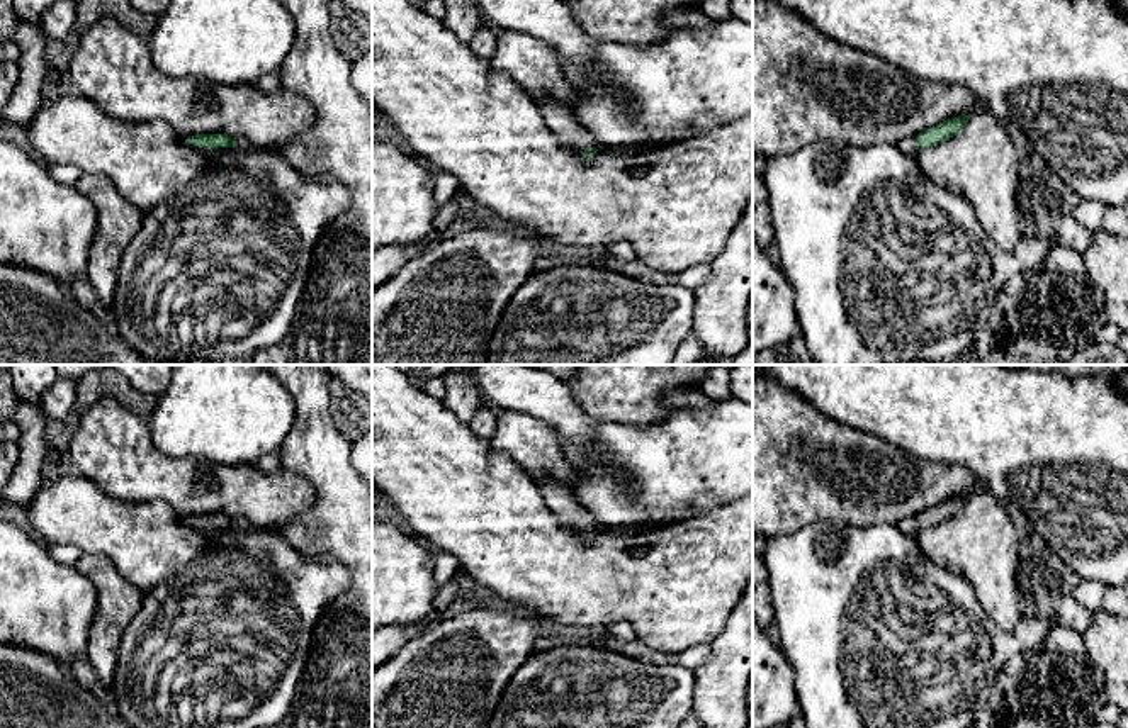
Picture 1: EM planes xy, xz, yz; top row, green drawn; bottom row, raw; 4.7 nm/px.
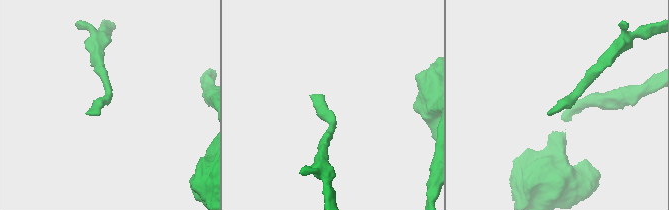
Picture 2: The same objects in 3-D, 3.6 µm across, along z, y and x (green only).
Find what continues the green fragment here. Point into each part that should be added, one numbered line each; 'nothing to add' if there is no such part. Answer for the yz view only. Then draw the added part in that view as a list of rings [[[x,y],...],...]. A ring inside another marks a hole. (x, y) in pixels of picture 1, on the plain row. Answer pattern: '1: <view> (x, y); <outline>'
1: yz (908, 526); [[[905,518],[904,521],[900,521],[899,524],[899,529],[904,533],[904,535],[911,535],[911,536],[916,536],[917,535],[917,526],[916,526],[916,521],[914,518]]]

